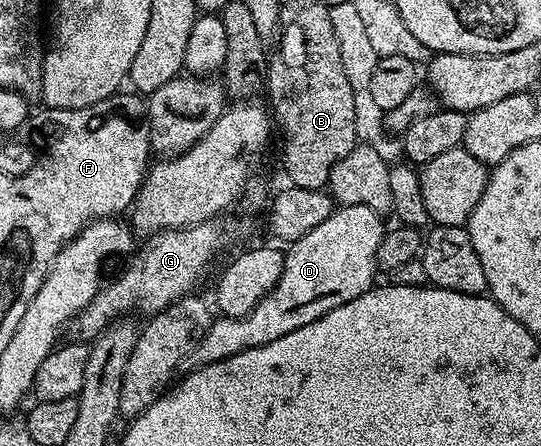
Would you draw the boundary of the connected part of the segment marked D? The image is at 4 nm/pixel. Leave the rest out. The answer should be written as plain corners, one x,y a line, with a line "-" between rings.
340,205
333,210
322,225
310,229
306,237
287,248
284,257
284,272
274,289
250,313
237,319
213,318
210,329
193,346
190,359
193,364
217,363
226,357
234,357
246,349
270,345
302,325
310,325
318,317
354,301
373,286
372,278
378,275
376,254
386,230
380,224
381,212
366,205

